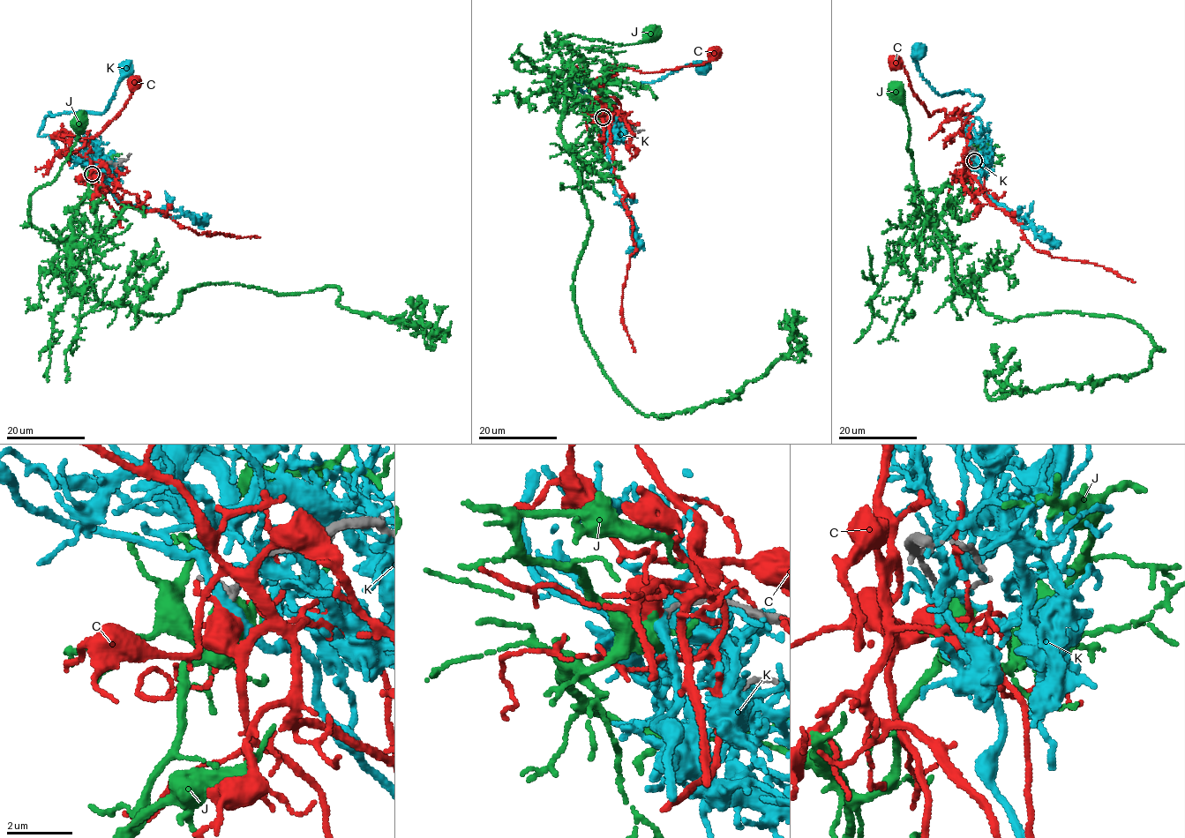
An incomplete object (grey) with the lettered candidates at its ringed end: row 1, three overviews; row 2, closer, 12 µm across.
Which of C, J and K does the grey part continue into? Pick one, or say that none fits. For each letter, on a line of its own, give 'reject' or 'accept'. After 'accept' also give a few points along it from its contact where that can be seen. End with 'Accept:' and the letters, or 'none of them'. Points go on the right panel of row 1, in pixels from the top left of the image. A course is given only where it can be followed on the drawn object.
C: accept | via (973, 160), (969, 164), (962, 121), (948, 119), (942, 108), (929, 115), (913, 91), (904, 68), (896, 63)
J: reject
K: reject
Accept: C

